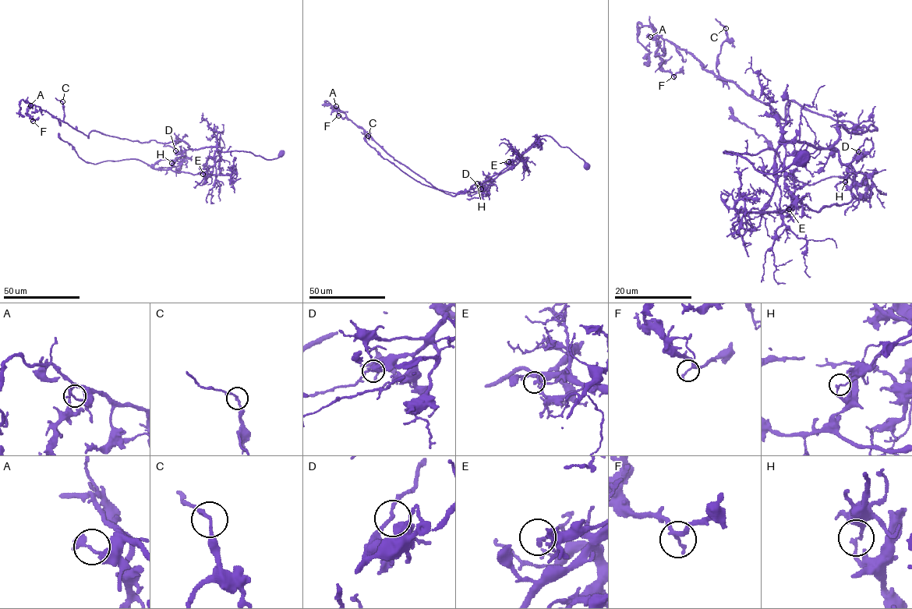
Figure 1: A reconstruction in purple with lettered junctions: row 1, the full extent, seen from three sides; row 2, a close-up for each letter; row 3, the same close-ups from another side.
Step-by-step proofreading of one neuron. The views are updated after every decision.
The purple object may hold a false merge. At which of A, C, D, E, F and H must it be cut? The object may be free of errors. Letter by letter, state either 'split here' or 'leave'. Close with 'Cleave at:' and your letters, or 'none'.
A: leave
C: leave
D: leave
E: leave
F: leave
H: split here
Cleave at: H

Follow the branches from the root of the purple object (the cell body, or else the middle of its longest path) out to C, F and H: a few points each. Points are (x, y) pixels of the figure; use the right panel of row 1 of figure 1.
C: (861, 133), (871, 124), (877, 130), (795, 101), (782, 118), (724, 79), (715, 65), (726, 28)
F: (861, 133), (871, 124), (877, 130), (795, 101), (782, 118), (658, 36), (662, 69), (673, 76)
H: (861, 133), (837, 127), (839, 136), (833, 147), (847, 167), (845, 182)

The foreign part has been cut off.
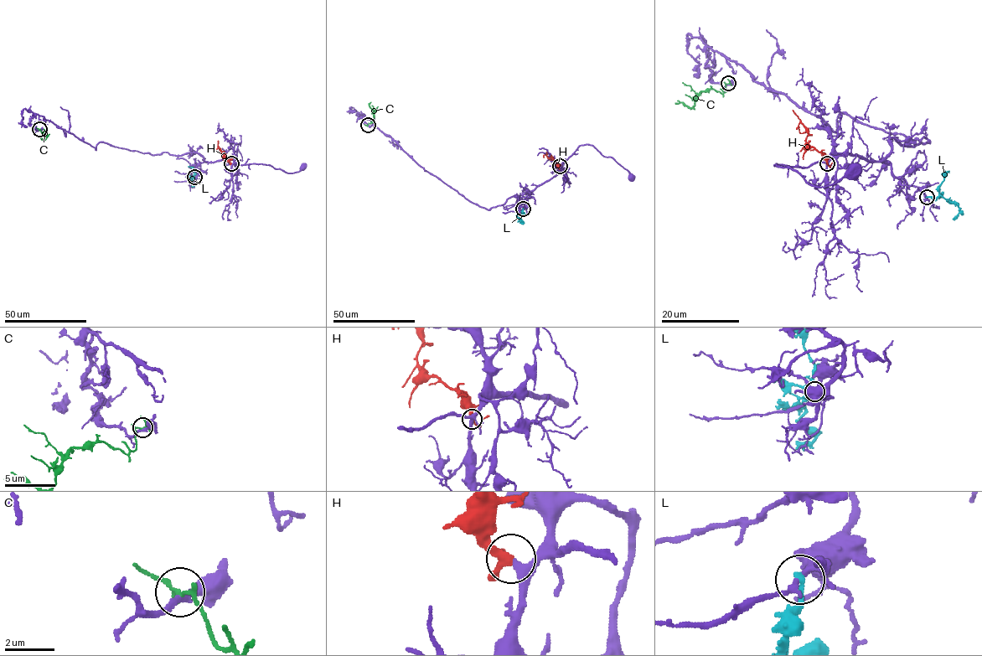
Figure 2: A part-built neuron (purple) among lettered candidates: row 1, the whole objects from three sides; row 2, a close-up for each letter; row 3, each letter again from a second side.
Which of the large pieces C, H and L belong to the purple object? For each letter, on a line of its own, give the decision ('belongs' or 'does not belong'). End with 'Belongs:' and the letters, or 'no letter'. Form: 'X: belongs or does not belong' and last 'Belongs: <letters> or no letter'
C: does not belong
H: belongs
L: does not belong
Belongs: H

